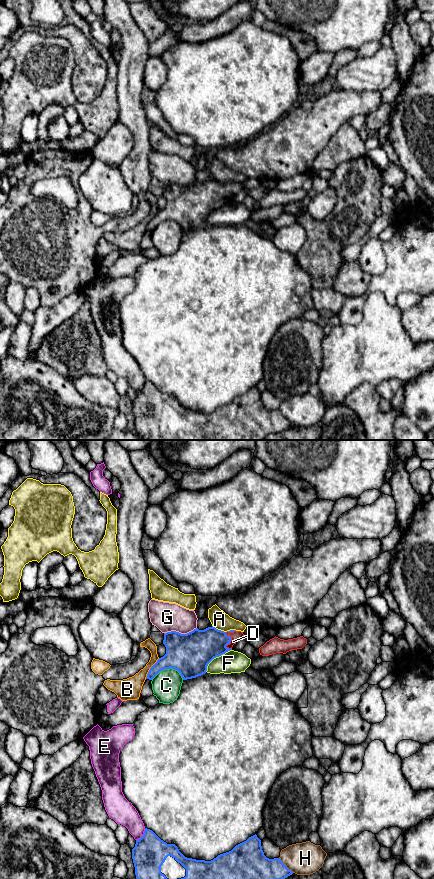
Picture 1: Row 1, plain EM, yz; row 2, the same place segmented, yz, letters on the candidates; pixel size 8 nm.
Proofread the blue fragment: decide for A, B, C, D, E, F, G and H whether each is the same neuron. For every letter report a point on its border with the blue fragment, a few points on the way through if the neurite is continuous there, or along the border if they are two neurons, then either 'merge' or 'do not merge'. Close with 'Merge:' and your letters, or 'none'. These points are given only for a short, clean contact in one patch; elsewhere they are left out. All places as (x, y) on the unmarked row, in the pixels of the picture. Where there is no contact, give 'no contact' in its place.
A: yz (219, 182) | along yz (212, 177), (225, 184) | do not merge
B: yz (150, 220) | do not merge
C: yz (167, 220) | do not merge
D: yz (229, 188) | across yz (200, 199), (223, 194), (229, 188), (236, 187) | merge
E: yz (143, 387) | do not merge
F: yz (216, 208) | do not merge
G: yz (180, 185) | do not merge
H: yz (285, 417) | do not merge
Merge: D

